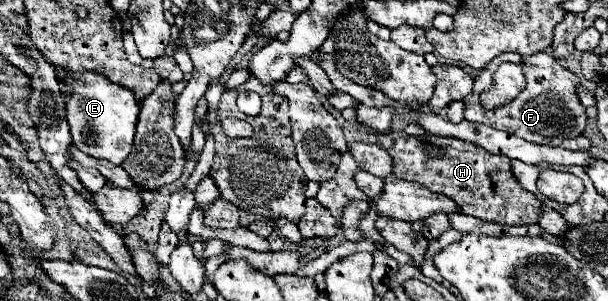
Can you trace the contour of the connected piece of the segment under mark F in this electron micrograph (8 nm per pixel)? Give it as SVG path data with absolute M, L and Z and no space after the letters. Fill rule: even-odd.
M539 52L531 55L531 58L522 58L517 53L505 53L508 60L522 67L525 78L529 80L527 88L509 104L499 106L495 110L485 110L479 102L479 96L469 96L465 100L465 120L487 124L491 128L515 134L519 138L525 138L535 144L549 144L559 146L567 138L577 138L583 134L587 116L585 106L579 102L577 90L579 90L579 78L567 70L555 56L549 56L547 52Z

